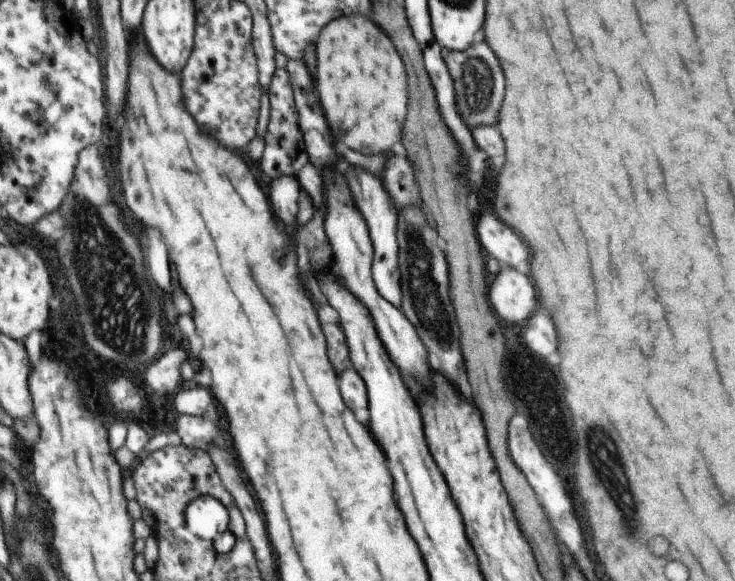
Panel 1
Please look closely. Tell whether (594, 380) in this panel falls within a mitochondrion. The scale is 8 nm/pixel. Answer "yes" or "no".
no

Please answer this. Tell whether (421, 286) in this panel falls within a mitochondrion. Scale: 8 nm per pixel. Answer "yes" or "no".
yes

